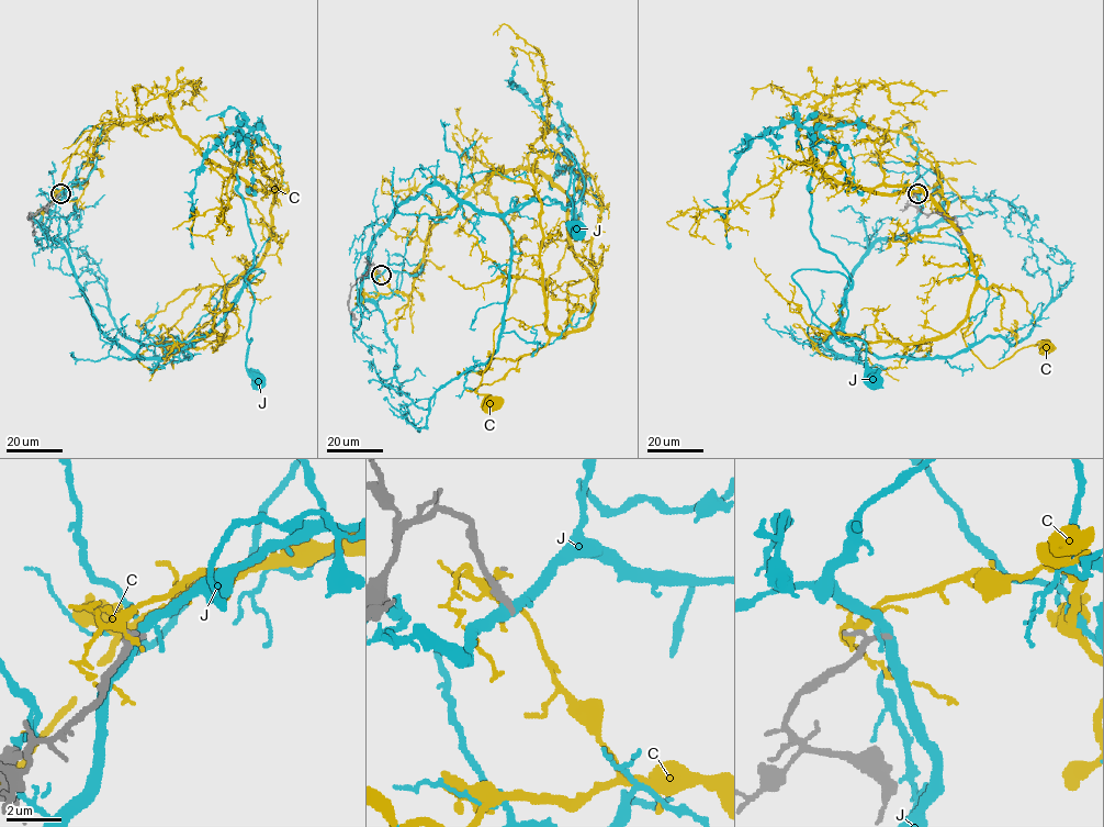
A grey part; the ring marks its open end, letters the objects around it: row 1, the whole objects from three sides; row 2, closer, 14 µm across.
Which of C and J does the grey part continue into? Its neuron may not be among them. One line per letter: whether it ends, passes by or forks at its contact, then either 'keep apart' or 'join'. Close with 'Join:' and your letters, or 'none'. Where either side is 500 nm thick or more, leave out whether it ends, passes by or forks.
C: it forks there; keep apart
J: it forks there; keep apart
Join: none

